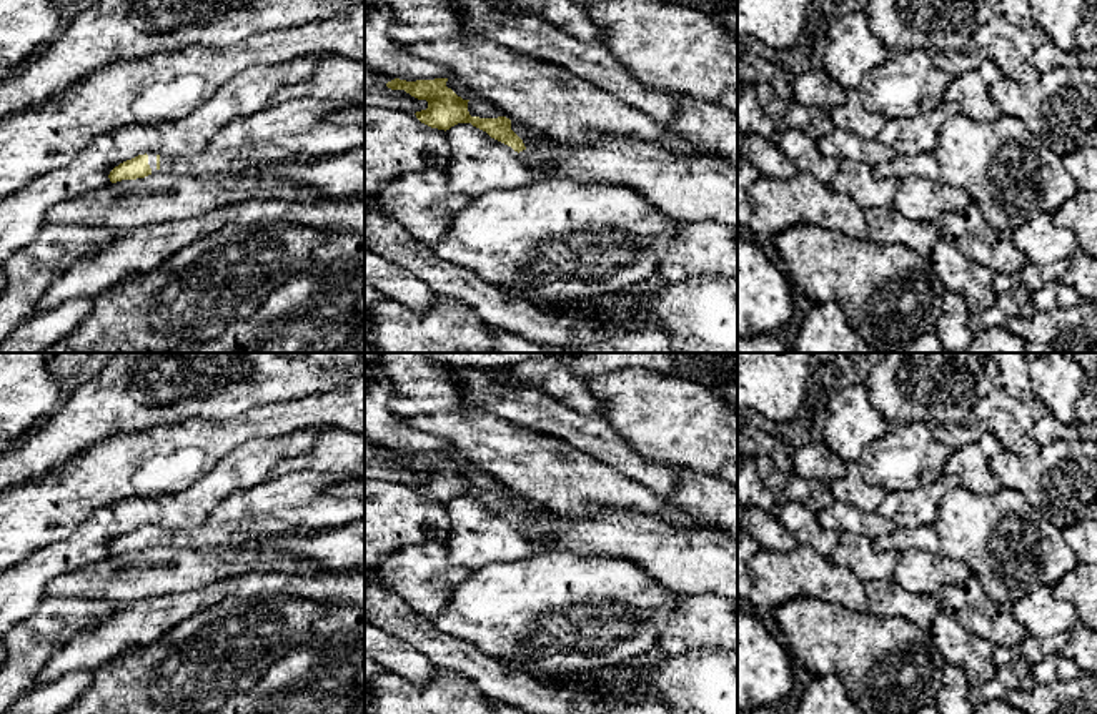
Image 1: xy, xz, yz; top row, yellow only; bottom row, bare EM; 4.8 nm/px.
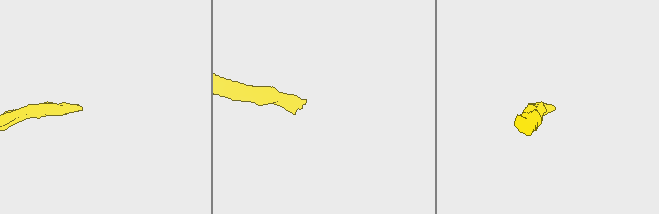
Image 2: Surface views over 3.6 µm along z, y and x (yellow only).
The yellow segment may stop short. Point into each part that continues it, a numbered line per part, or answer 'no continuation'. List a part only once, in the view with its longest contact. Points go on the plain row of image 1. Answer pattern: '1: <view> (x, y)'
1: xy (208, 535)

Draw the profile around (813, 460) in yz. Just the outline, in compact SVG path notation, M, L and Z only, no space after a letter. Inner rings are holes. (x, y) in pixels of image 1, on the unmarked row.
M811 438L792 449L794 471L801 478L831 484L846 474L846 463L822 441Z

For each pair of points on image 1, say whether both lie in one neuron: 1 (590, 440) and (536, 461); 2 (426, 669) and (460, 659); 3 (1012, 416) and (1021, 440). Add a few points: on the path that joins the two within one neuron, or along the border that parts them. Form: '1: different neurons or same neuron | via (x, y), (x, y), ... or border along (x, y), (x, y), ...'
1: different neurons | border along (535, 431), (556, 436), (606, 465)
2: different neurons | border along (403, 643), (408, 643), (438, 668)
3: same neuron | via (1012, 421), (1016, 435)

